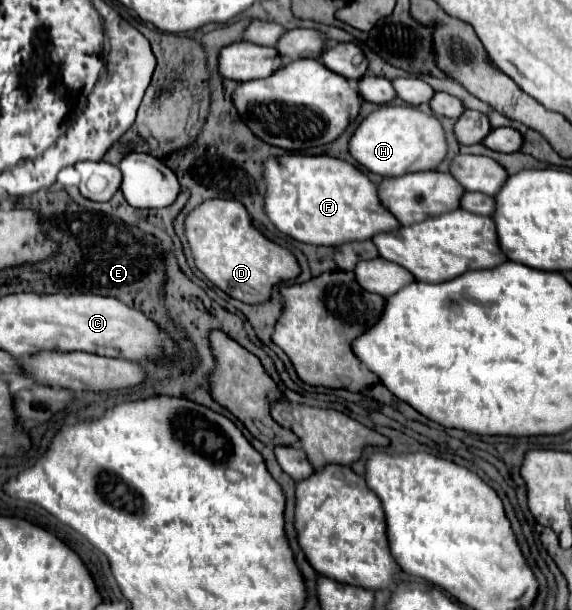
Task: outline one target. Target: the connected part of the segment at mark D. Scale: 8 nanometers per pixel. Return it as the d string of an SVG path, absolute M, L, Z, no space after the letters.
M215 198L199 204L185 218L185 236L199 272L225 294L245 304L265 302L275 284L299 276L295 256L257 232L243 204L235 200Z

